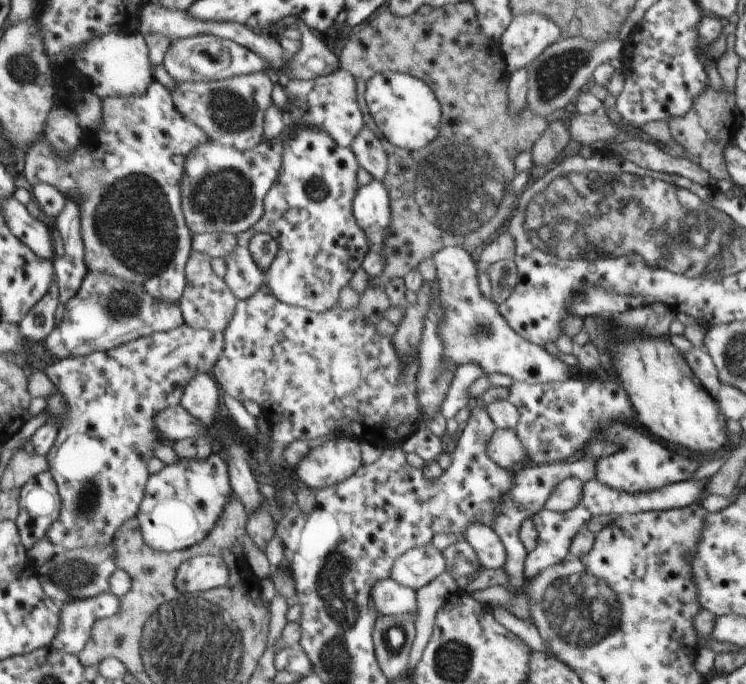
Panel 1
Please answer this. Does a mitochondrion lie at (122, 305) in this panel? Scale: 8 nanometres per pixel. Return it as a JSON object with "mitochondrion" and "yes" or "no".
{"mitochondrion":"yes"}

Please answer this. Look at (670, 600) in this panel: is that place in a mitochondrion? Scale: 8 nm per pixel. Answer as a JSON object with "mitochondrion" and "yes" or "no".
{"mitochondrion":"no"}

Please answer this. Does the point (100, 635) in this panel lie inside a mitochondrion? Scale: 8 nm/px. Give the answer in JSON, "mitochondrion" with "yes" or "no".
{"mitochondrion":"no"}

